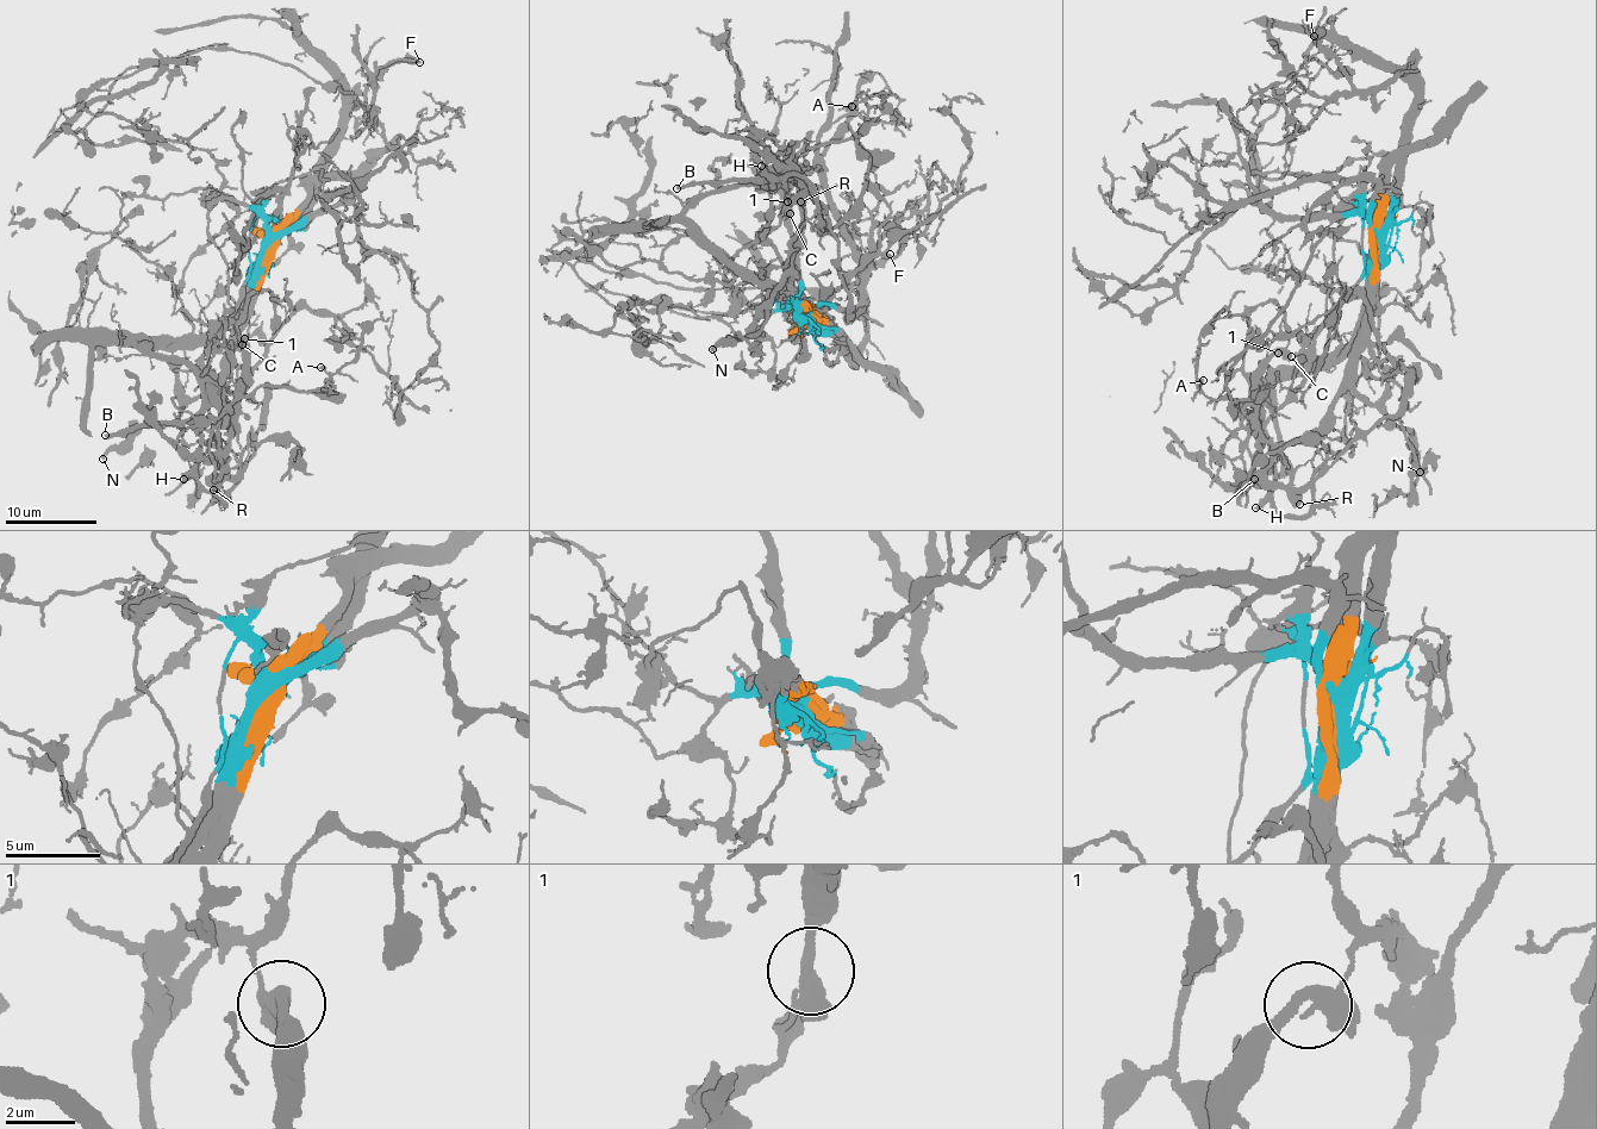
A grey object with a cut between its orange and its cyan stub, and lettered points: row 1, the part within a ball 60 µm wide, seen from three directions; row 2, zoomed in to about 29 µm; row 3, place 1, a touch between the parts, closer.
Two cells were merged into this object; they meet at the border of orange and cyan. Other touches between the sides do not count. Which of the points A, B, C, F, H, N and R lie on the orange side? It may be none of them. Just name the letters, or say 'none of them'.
C, N, R

